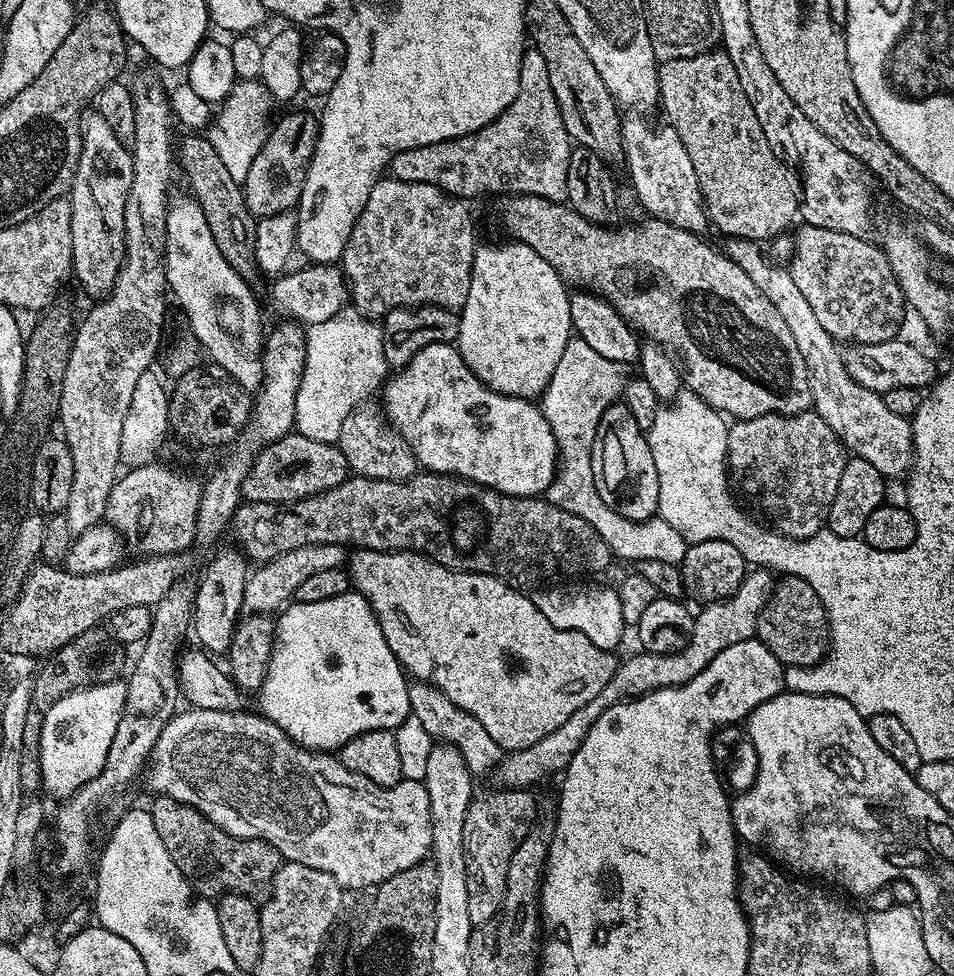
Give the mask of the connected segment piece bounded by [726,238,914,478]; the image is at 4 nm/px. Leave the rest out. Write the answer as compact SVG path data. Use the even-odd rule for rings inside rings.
M732 238L727 243L727 256L742 266L742 270L746 270L750 282L754 282L754 286L758 286L758 290L770 298L774 310L778 310L778 314L785 319L790 334L794 334L798 351L802 353L802 358L806 358L806 370L810 370L814 411L834 430L834 434L840 436L852 456L860 456L870 462L870 466L874 466L874 470L886 478L903 477L914 463L911 419L902 414L893 414L881 393L868 390L850 375L846 370L841 345L818 322L813 307L806 302L805 295L798 290L788 270L775 268L760 253L761 245L757 241Z

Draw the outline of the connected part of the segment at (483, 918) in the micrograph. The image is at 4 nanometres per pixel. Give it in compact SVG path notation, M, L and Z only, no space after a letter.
M499 790L477 795L464 819L464 857L466 858L466 906L470 922L479 926L490 922L506 894L506 870L518 842L526 838L538 820L538 803L528 790Z

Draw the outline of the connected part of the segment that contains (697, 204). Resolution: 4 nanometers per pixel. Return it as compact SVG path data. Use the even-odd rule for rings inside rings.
M639 115L629 116L632 117L620 125L622 164L628 167L632 188L641 206L649 212L647 215L653 220L673 224L687 232L704 234L704 231L709 231L710 212L700 193L700 183L694 174L690 154L686 154L686 146L682 146L682 138L678 138L670 126L655 128Z

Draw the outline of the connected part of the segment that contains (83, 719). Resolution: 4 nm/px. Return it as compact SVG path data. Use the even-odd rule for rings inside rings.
M119 679L105 684L92 684L62 697L42 716L40 739L40 765L42 788L46 793L67 798L86 786L106 766L106 754L110 754L110 741L118 730L120 715L126 702L127 683Z

